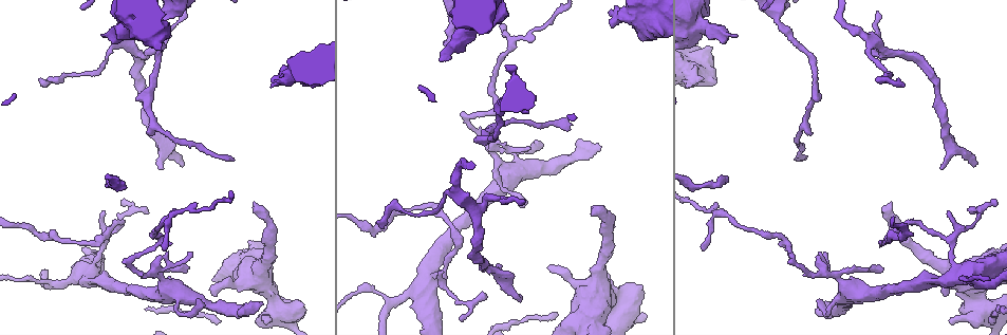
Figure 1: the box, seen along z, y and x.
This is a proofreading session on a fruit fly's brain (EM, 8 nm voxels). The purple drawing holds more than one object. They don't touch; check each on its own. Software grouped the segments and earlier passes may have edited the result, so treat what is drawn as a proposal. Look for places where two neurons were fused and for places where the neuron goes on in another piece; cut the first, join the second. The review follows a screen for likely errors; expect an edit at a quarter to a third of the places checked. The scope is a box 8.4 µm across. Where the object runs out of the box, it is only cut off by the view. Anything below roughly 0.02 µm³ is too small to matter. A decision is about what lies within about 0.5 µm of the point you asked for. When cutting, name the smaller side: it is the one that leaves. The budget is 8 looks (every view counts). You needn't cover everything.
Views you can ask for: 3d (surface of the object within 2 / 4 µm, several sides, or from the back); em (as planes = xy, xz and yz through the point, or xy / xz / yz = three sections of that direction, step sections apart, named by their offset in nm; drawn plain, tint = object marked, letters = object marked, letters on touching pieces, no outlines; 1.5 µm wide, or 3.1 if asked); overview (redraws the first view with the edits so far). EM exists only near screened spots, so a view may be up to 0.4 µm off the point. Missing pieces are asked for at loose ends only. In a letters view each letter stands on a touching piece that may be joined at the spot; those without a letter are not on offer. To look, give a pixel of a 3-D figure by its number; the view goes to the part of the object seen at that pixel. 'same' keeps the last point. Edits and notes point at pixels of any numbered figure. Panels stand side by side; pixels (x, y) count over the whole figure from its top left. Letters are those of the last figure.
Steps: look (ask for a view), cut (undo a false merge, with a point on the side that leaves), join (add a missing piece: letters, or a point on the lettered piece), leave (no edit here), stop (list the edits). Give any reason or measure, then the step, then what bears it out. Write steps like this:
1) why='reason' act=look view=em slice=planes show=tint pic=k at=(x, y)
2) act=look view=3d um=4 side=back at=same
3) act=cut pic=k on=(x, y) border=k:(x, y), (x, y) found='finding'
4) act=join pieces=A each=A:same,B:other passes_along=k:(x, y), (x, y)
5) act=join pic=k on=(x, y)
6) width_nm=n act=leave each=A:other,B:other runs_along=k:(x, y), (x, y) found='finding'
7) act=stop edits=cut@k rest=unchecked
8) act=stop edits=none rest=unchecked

why='sudden change in width' act=look view=em slice=xz step=8 show=tint pic=1 at=(776, 23)

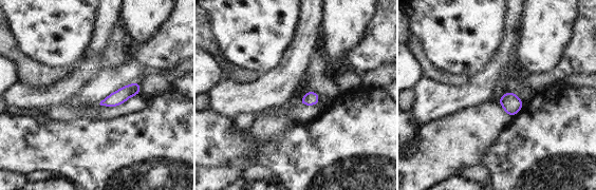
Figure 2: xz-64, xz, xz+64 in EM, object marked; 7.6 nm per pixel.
act=look view=em slice=planes show=tint at=same

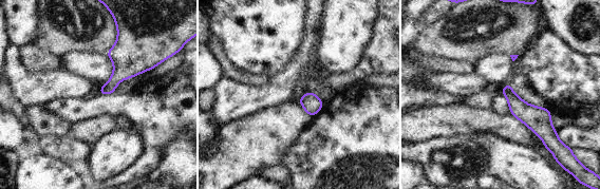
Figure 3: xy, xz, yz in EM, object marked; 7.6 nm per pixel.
why='see the neighbours' act=look view=em slice=planes show=letters at=same

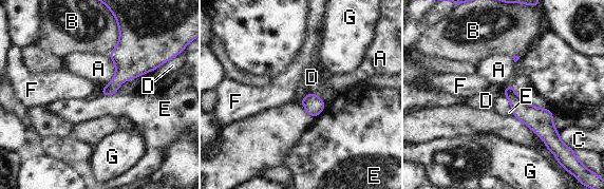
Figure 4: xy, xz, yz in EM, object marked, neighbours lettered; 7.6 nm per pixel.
act=leave each=A:other,B:other,C:other,D:other,E:other,F:other,G:other runs_along=4:(508, 89), (510, 95), (551, 137) found='all the same neuron'

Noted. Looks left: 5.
why='free end' act=look view=em slice=xz step=4 show=tint pic=1 at=(554, 269)

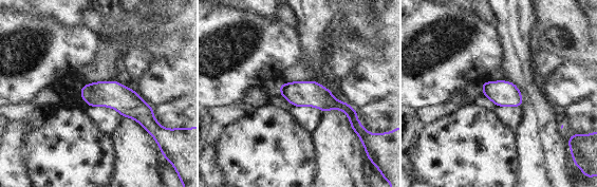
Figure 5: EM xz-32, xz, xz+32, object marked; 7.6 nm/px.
why='cut it another way' act=look view=em slice=planes show=letters at=same

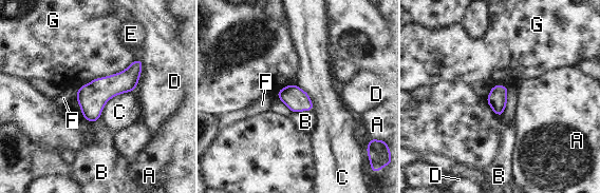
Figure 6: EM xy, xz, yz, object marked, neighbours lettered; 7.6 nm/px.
act=leave each=A:other,B:other,C:other,D:other,E:other,F:other,G:other runs_along=6:(139, 63), (85, 114) found='none of them fits'

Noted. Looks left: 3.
why='an open end' act=look view=3d um=2 pic=1 at=(600, 147)

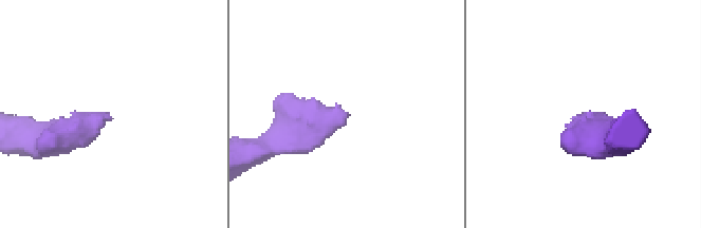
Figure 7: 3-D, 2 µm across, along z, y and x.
act=look view=em slice=planes show=letters pic=7 at=(345, 117)

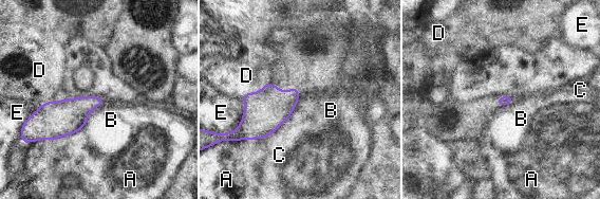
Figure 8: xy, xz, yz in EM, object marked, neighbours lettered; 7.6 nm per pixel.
act=leave each=A:other,B:other,C:other,D:other,E:other border=8:(298, 98), (297, 105), (288, 119) found='no lettered piece goes on from it'

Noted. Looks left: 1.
act=stop edits=none rest=unchecked

